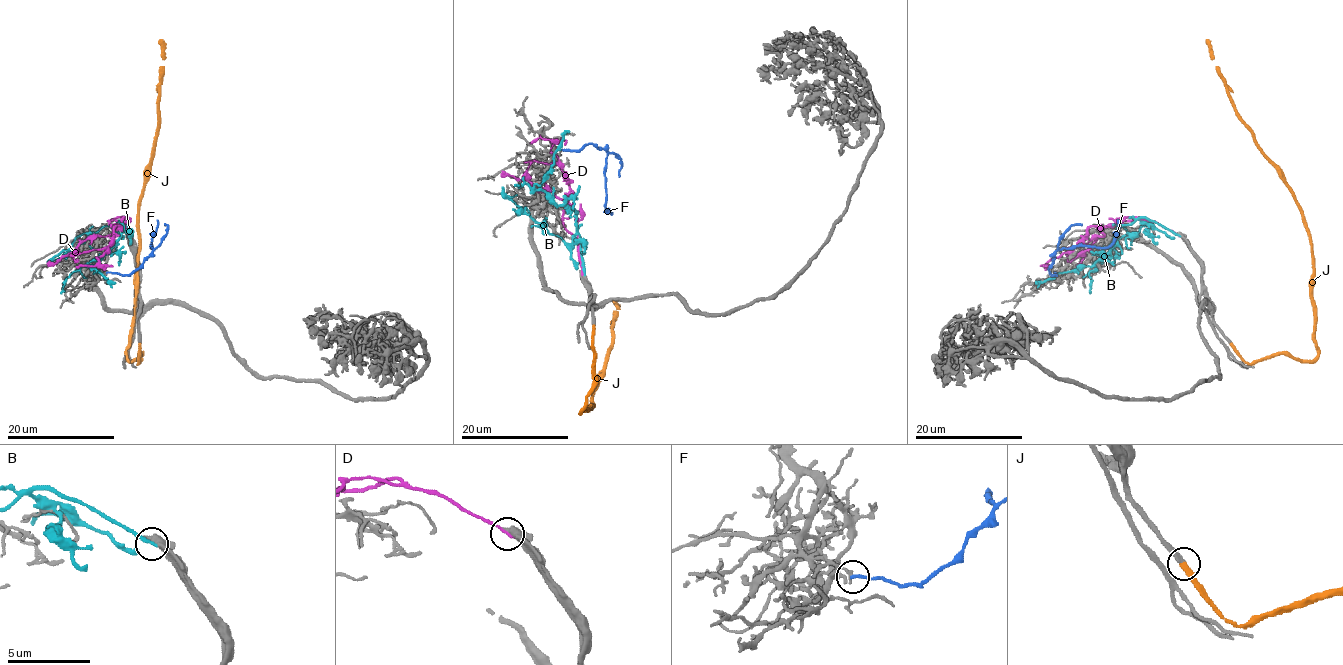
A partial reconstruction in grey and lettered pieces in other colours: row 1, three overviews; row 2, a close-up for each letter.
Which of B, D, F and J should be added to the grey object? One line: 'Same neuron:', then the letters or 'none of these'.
Same neuron: J

